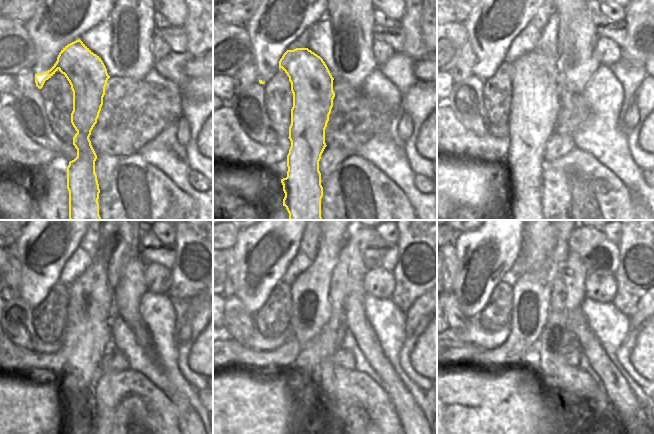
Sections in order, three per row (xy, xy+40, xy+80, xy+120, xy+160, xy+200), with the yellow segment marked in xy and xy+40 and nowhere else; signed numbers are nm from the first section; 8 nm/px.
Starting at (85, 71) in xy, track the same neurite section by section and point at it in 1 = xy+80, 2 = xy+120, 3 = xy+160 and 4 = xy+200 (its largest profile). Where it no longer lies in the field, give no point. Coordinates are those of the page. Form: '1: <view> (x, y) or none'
1: xy+80 (535, 103)
2: xy+120 (85, 342)
3: xy+160 (306, 354)
4: xy+200 (518, 314)

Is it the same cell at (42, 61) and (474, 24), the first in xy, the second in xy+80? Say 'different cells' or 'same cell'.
same cell

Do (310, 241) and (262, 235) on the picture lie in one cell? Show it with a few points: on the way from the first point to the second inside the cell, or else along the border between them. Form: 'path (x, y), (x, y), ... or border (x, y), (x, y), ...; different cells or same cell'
border (305, 230), (299, 248), (290, 261); different cells

